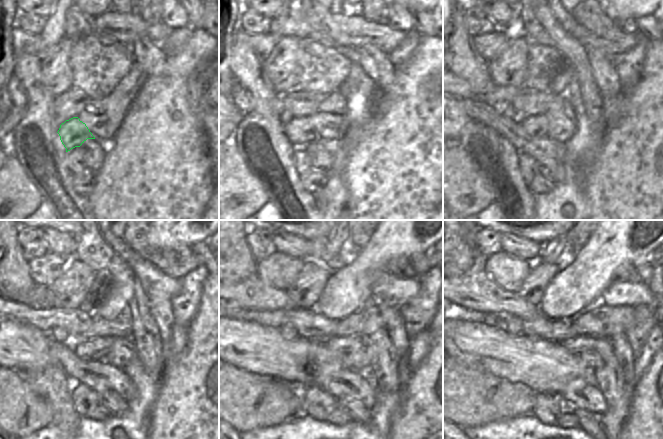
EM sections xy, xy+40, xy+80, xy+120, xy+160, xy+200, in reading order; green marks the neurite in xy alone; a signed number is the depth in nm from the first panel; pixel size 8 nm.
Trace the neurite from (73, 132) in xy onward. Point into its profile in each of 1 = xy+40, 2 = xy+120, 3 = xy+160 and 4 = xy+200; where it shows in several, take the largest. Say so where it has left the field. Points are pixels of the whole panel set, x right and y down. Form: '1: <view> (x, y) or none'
1: xy+40 (300, 131)
2: xy+120 (93, 349)
3: xy+160 (340, 345)
4: xy+200 (601, 345)

